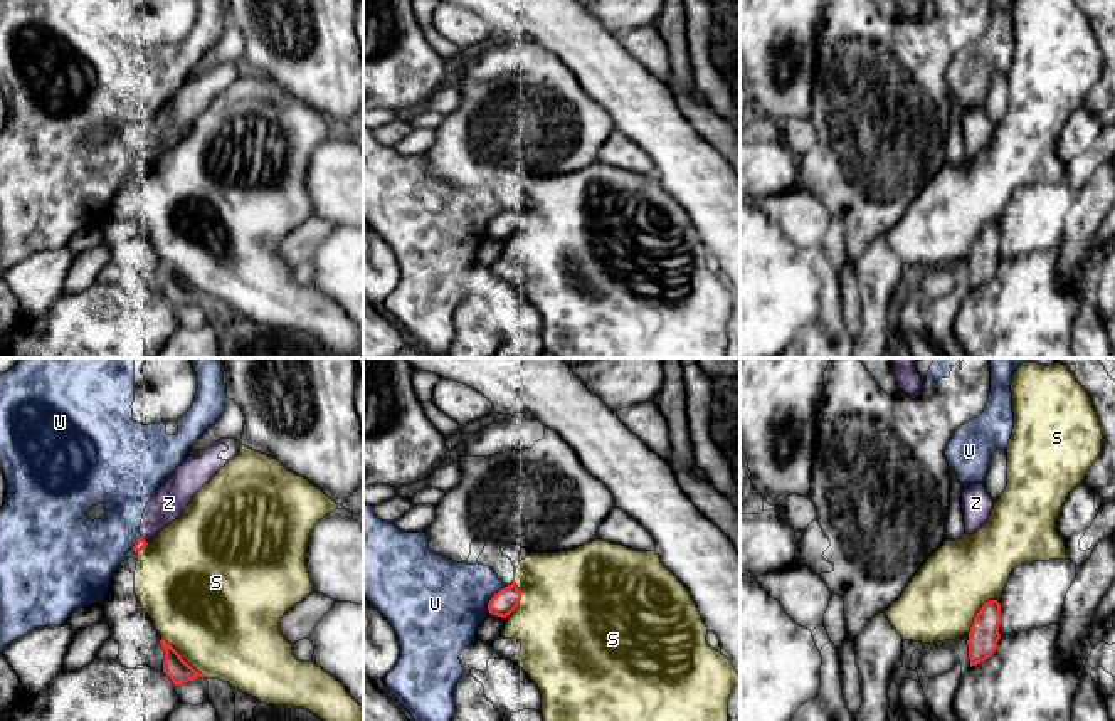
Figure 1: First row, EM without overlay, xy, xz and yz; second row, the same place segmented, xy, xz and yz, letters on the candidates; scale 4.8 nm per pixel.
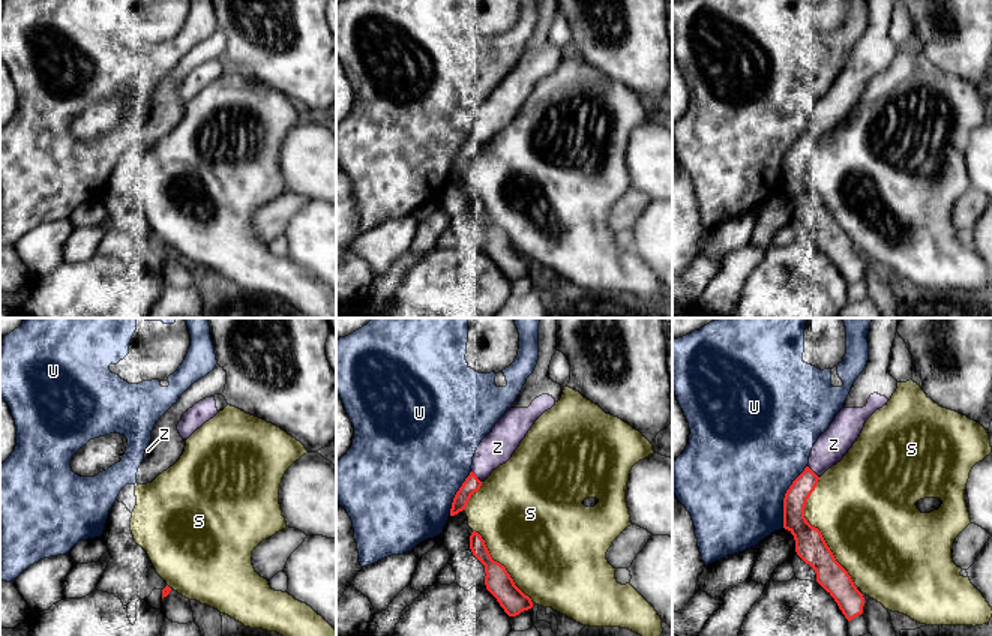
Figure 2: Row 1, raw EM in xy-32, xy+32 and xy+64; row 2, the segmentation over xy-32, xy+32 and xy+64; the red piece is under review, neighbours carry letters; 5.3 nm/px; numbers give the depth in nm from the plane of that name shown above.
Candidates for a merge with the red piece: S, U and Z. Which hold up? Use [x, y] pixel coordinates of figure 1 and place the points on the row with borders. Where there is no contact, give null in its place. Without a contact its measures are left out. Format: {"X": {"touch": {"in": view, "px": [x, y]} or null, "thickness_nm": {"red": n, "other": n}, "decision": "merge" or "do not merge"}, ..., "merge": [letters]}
{"S": {"touch": {"in": "xy", "px": [182, 659]}, "thickness_nm": {"red": 110, "other": 480}, "decision": "do not merge"}, "U": {"touch": {"in": "xz", "px": [491, 599]}, "thickness_nm": {"red": 120, "other": 420}, "decision": "do not merge"}, "Z": {"touch": {"in": "xy", "px": [143, 540]}, "thickness_nm": {"red": 50, "other": 160}, "decision": "merge"}, "merge": ["Z"]}

